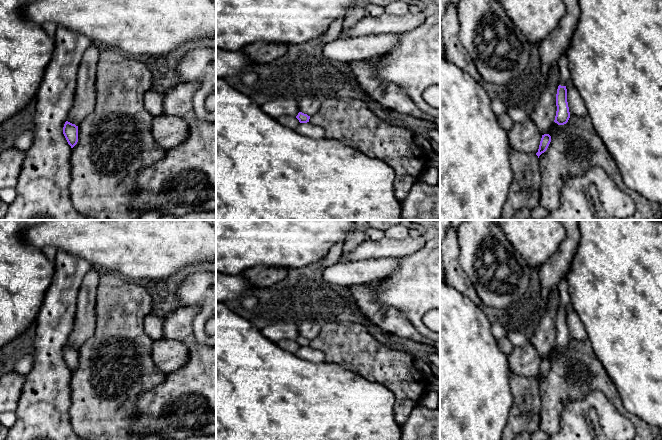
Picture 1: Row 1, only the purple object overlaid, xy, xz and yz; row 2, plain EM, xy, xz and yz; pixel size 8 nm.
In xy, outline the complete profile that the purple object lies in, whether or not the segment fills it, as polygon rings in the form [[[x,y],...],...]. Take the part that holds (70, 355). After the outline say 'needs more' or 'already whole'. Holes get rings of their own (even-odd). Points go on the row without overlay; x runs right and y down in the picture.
[[[66,345],[63,351],[63,358],[68,368],[73,372],[78,366],[78,350]]]; already whole

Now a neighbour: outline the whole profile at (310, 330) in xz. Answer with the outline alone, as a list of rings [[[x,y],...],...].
[[[310,321],[298,323],[297,326],[300,336],[307,338],[308,340],[316,338],[322,329],[322,326]]]

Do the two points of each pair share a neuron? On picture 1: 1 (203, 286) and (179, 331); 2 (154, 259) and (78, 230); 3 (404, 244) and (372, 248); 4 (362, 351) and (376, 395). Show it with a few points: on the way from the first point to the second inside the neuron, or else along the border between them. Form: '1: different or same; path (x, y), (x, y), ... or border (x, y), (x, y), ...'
1: different; border (196, 304), (199, 311), (194, 317), (191, 328)
2: same; path (135, 240), (125, 230), (97, 230)
3: same; path (396, 248), (380, 248)
4: different; border (351, 371), (370, 381), (384, 385), (393, 393)

